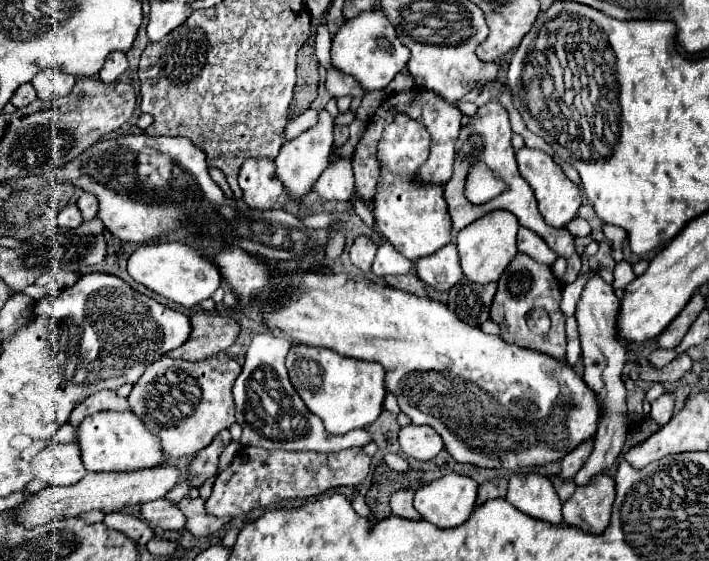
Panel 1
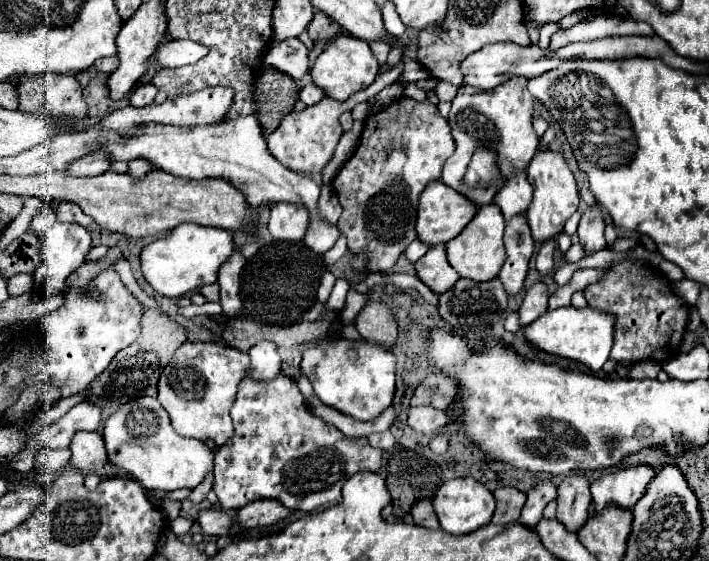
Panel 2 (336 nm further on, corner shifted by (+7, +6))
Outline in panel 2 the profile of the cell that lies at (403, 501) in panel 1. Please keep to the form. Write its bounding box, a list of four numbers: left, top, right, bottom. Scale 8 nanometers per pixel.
[410,499,440,529]

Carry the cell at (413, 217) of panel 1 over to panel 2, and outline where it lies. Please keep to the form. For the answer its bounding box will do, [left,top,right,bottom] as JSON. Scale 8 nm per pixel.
[416,179,478,245]

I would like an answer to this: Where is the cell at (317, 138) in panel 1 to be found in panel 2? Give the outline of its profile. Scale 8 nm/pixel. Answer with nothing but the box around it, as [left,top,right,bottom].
[268,203,308,241]

